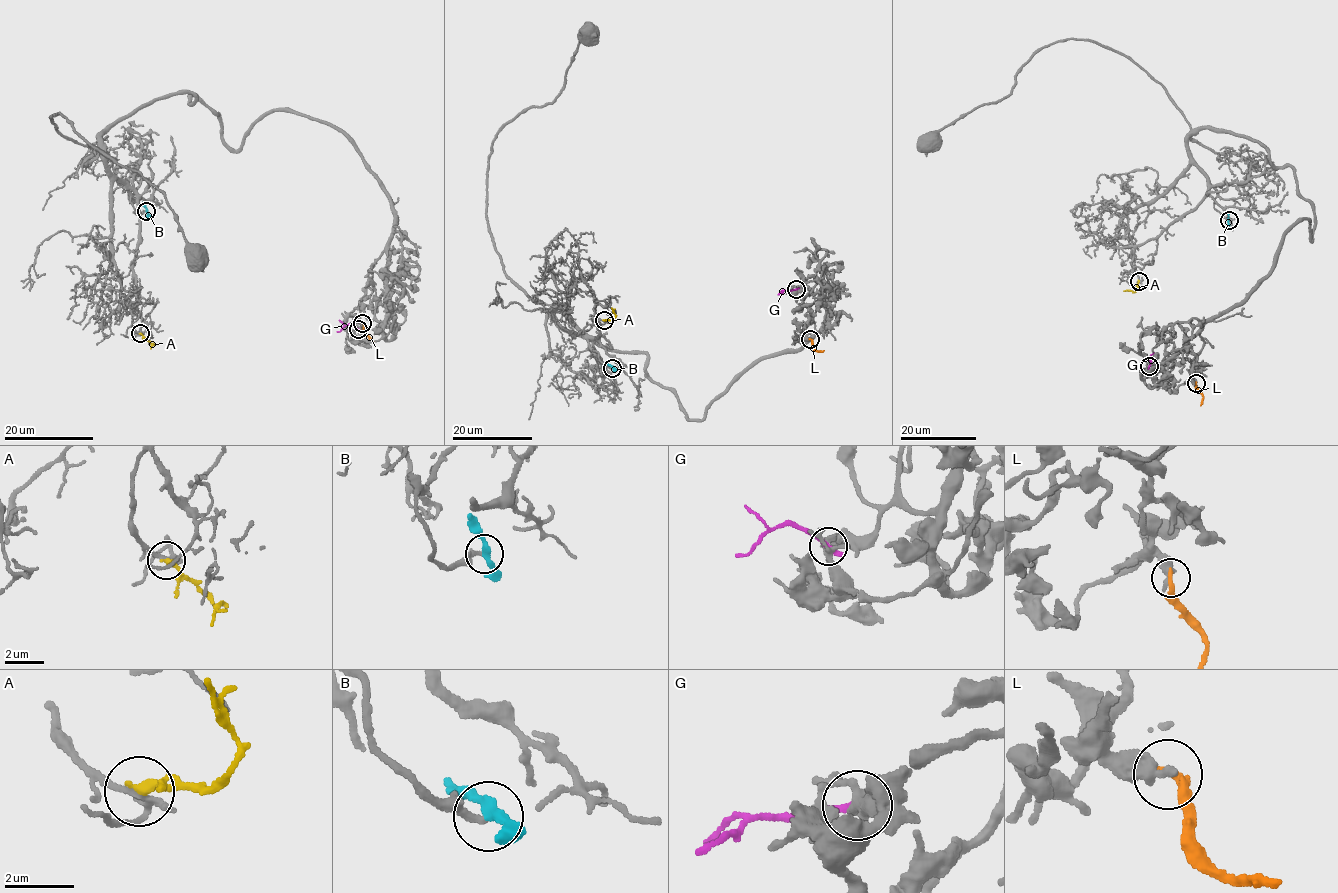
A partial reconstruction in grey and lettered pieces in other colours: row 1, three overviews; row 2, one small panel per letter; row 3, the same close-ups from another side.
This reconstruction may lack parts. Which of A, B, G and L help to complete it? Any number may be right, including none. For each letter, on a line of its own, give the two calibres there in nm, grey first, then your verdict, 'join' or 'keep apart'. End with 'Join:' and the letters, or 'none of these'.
A: 150 nm thick on the grey side, 280 nm on the other; join
B: 240 nm thick on the grey side, 240 nm on the other; keep apart
G: 320 nm thick on the grey side, 300 nm on the other; keep apart
L: 420 nm thick on the grey side, 280 nm on the other; keep apart
Join: A

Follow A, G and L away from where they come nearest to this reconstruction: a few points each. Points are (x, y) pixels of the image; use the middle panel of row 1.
A: (604, 321), (614, 318), (612, 307)
G: (796, 289), (778, 295)
L: (810, 339), (817, 351), (824, 350)

